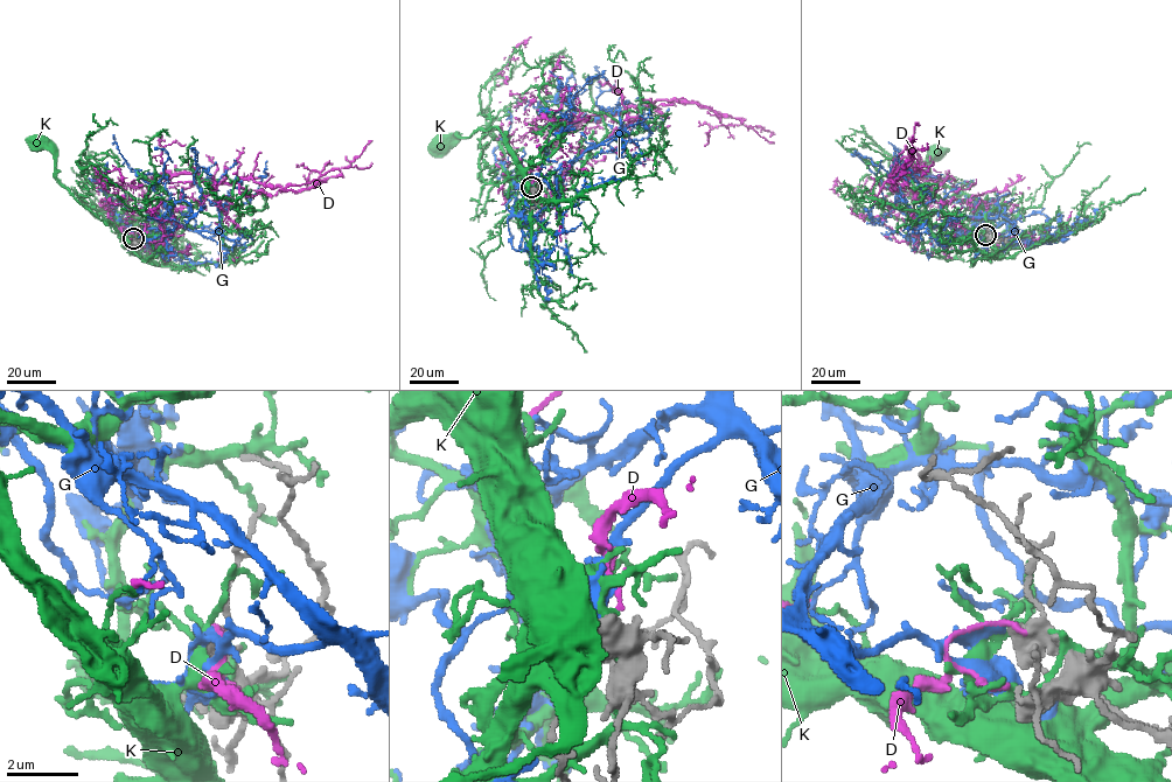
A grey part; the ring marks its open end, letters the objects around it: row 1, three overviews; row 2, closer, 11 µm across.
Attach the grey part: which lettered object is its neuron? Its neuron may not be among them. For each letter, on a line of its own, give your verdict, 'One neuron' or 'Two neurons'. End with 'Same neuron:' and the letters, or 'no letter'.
D: Two neurons
G: One neuron
K: Two neurons
Same neuron: G

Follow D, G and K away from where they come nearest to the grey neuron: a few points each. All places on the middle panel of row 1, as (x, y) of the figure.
D: (532, 188), (507, 147), (560, 107), (550, 76), (524, 113), (563, 132), (622, 88), (633, 149)
G: (531, 187), (541, 175), (562, 218), (566, 172), (619, 128), (619, 112), (595, 103), (595, 68)
K: (531, 188), (525, 169), (495, 127), (475, 131), (468, 137), (457, 133), (441, 142)

